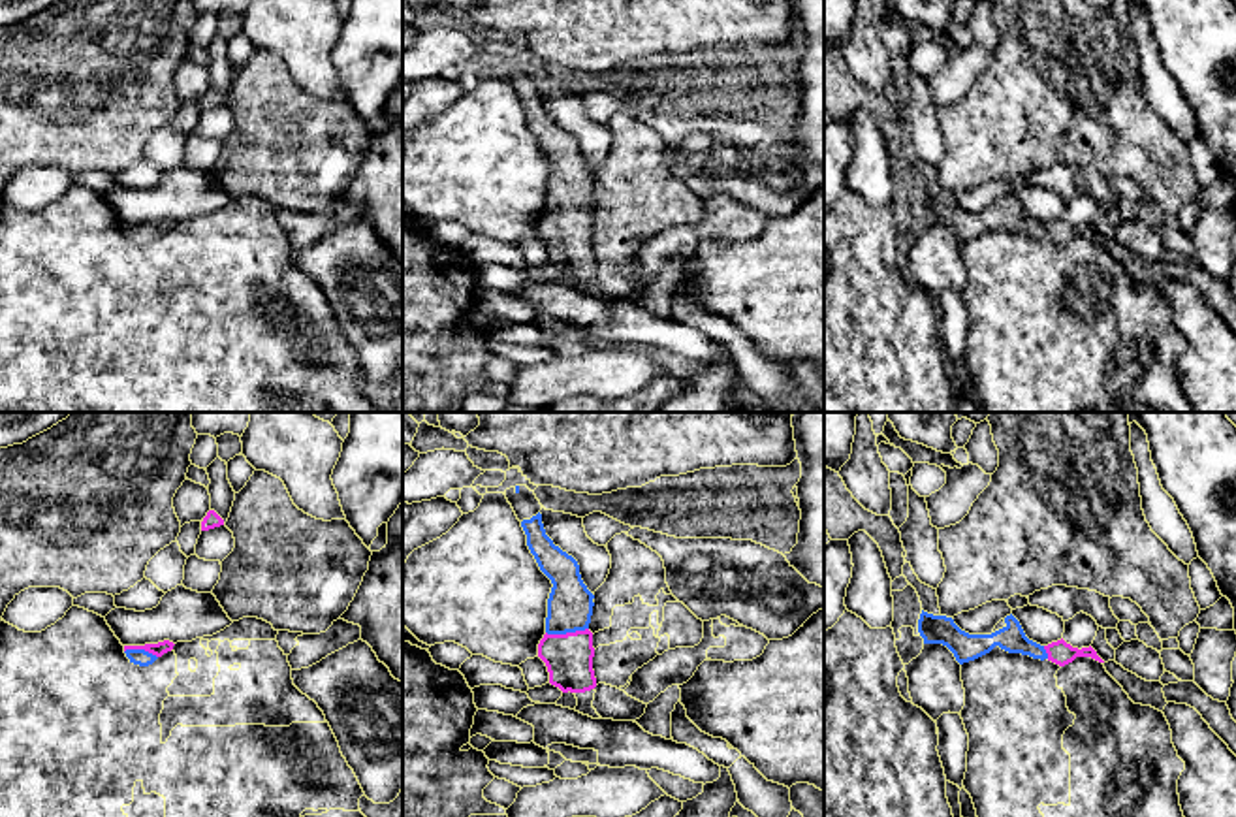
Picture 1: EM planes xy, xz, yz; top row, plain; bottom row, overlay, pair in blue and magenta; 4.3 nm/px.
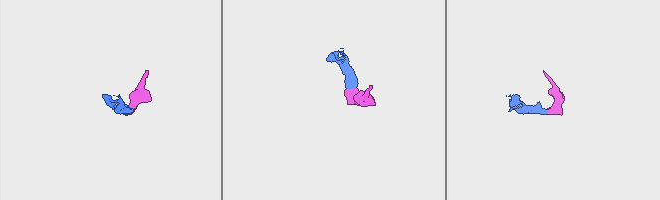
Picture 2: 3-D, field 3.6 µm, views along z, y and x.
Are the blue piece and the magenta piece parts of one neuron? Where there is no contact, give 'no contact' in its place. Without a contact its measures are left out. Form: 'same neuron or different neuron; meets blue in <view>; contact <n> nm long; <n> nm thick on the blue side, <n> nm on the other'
same neuron; meets blue in xz; contact 190 nm long; 190 nm thick on the blue side, 200 nm on the other

